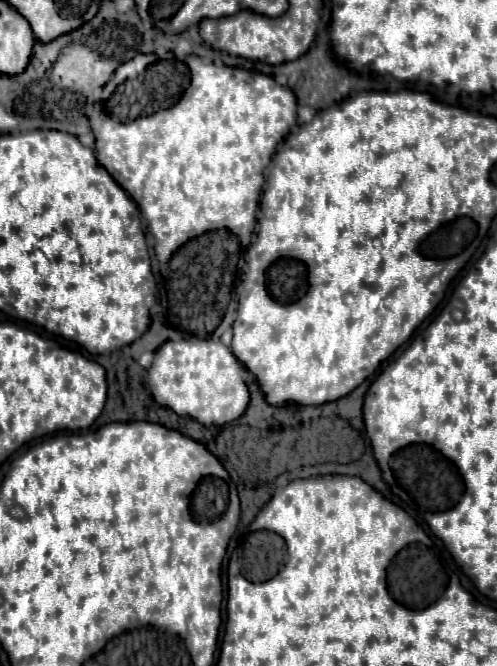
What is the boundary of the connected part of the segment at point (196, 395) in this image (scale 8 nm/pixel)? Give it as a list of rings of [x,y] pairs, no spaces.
[[[178,340],[162,344],[152,366],[146,370],[146,388],[156,404],[174,410],[178,416],[190,416],[204,426],[224,426],[234,422],[248,406],[248,386],[242,378],[242,364],[220,342],[214,340]]]

